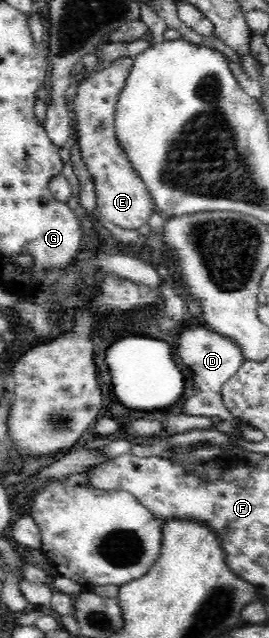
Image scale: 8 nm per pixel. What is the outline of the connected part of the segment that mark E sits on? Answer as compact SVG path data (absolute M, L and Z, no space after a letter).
M123 56L119 60L113 60L109 67L95 70L78 86L74 100L78 143L83 162L95 183L97 208L103 218L127 230L135 230L147 224L147 220L156 210L145 183L135 172L116 137L115 106L132 66L133 59L130 56Z

